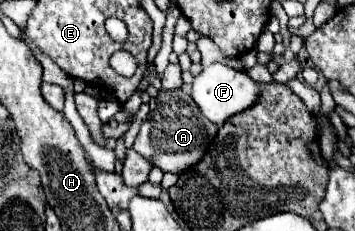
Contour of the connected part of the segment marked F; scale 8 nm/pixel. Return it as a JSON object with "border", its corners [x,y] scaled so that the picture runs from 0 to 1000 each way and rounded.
{"border":[[[620,268],[580,286],[541,355],[541,433],[558,450],[563,485],[614,545],[637,528],[637,511],[648,511],[654,494],[704,468],[704,450],[715,450],[721,424],[727,424],[727,364],[693,312],[659,303]]]}

